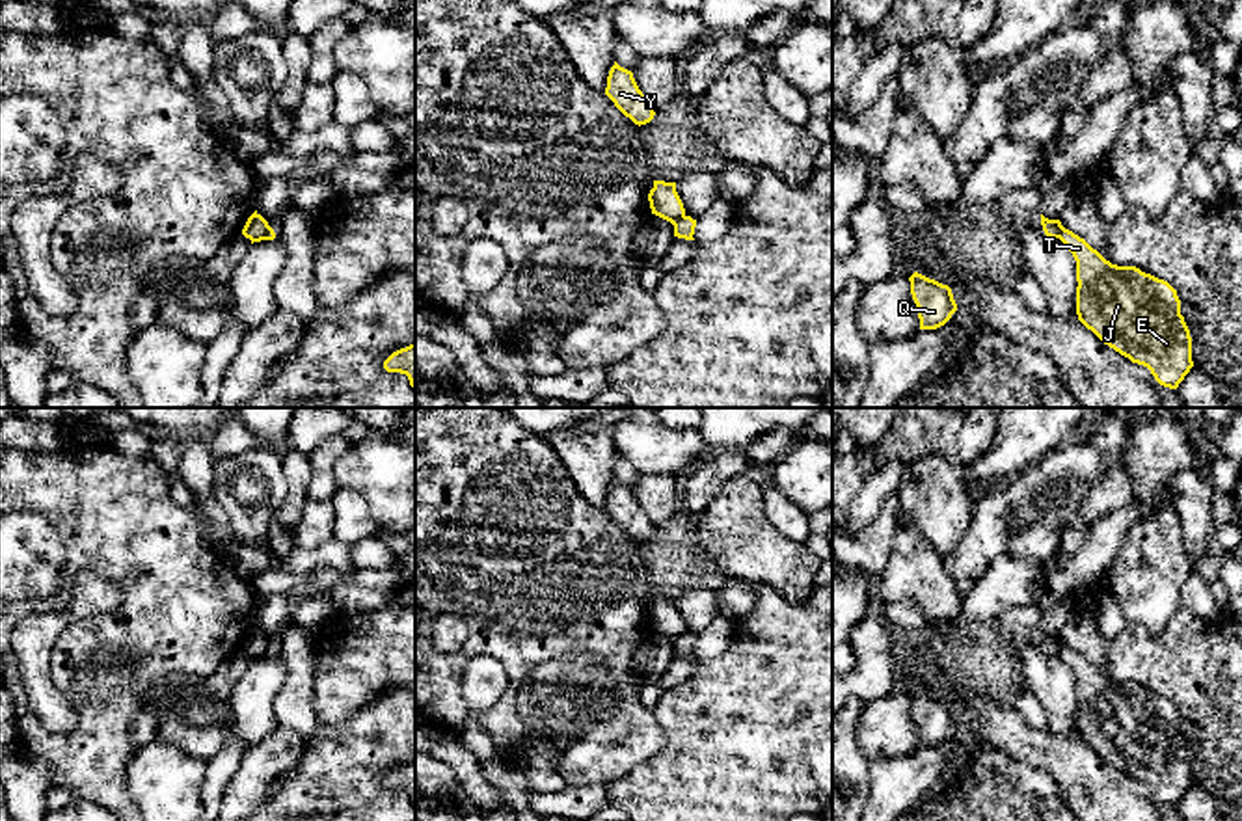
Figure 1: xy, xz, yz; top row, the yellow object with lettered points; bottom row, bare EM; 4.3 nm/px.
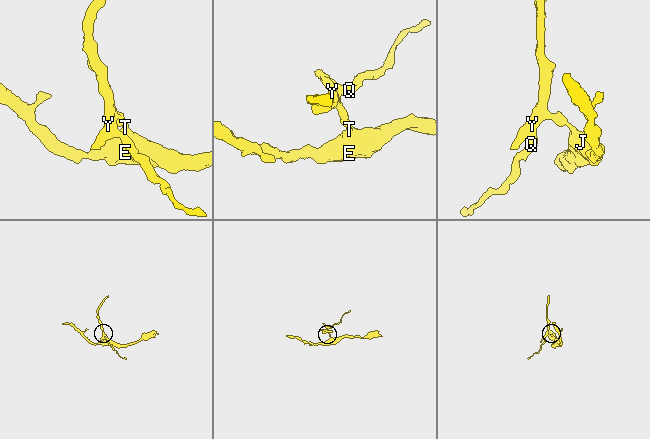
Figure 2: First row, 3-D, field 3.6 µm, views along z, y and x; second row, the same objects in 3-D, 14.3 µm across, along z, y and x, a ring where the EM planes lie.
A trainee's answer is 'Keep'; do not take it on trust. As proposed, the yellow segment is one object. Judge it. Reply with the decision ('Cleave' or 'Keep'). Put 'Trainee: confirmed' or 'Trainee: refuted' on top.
Trainee: refuted
Cleave

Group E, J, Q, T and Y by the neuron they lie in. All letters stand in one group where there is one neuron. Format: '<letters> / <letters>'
E J T / Q Y

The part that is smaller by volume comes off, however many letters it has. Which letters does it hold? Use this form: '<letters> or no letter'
Q, Y

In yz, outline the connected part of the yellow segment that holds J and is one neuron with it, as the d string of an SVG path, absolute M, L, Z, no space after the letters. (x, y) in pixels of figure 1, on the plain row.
M1069 646L1058 653L1076 678L1076 732L1104 761L1177 806L1194 784L1177 707L1136 683L1106 678Z

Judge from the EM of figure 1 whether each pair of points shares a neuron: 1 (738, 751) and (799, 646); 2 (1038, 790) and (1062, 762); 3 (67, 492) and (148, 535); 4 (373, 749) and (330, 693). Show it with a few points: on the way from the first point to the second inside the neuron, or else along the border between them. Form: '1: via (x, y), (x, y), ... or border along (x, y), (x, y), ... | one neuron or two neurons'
1: via (764, 725), (799, 689), (799, 672) | one neuron
2: border along (1012, 756), (1043, 769), (1054, 780), (1064, 801) | two neurons
3: via (88, 492), (127, 527) | one neuron
4: border along (386, 691), (341, 721), (321, 725) | two neurons

